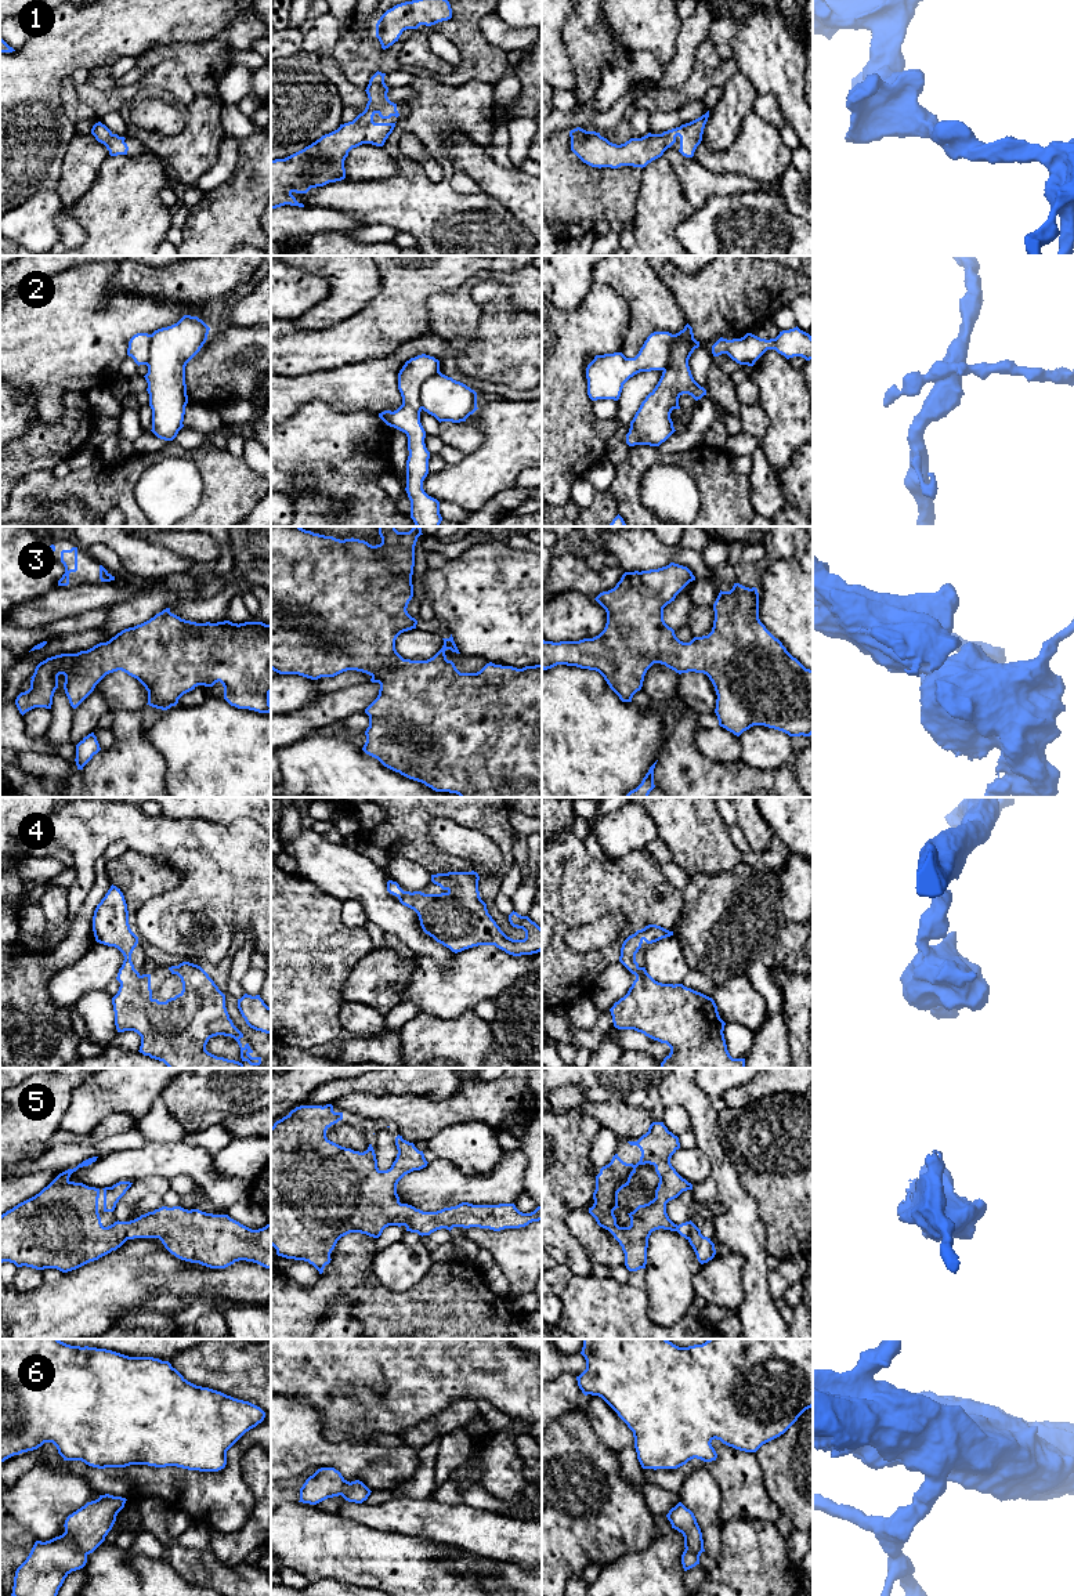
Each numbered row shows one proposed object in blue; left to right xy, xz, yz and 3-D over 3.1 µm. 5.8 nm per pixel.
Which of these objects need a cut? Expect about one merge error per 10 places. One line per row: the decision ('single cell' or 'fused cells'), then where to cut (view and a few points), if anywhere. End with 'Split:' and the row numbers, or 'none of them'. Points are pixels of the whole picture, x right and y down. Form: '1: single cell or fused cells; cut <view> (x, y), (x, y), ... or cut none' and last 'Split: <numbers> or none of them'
1: single cell; cut none
2: single cell; cut none
3: single cell; cut none
4: single cell; cut none
5: single cell; cut none
6: single cell; cut none
Split: none of them

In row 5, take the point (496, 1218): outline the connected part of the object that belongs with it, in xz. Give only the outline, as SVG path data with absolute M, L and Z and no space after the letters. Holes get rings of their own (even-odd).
M332 1104L300 1105L271 1128L271 1245L278 1256L308 1262L322 1274L337 1241L350 1233L379 1238L388 1226L405 1226L406 1231L423 1237L441 1228L480 1227L500 1231L542 1220L542 1206L522 1213L514 1204L462 1202L437 1212L423 1212L401 1204L397 1184L405 1175L427 1166L423 1151L398 1134L397 1158L390 1169L380 1170L372 1144L359 1152L326 1137L326 1130L341 1119L343 1112L335 1112Z

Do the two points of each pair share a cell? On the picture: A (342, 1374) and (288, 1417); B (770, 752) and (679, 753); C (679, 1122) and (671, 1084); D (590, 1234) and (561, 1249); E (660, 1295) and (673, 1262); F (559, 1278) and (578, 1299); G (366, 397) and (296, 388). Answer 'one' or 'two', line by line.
A: two
B: two
C: two
D: two
E: one
F: two
G: one

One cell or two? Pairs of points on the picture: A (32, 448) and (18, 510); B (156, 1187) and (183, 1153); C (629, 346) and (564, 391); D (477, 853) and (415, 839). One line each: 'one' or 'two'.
A: two
B: two
C: two
D: two

